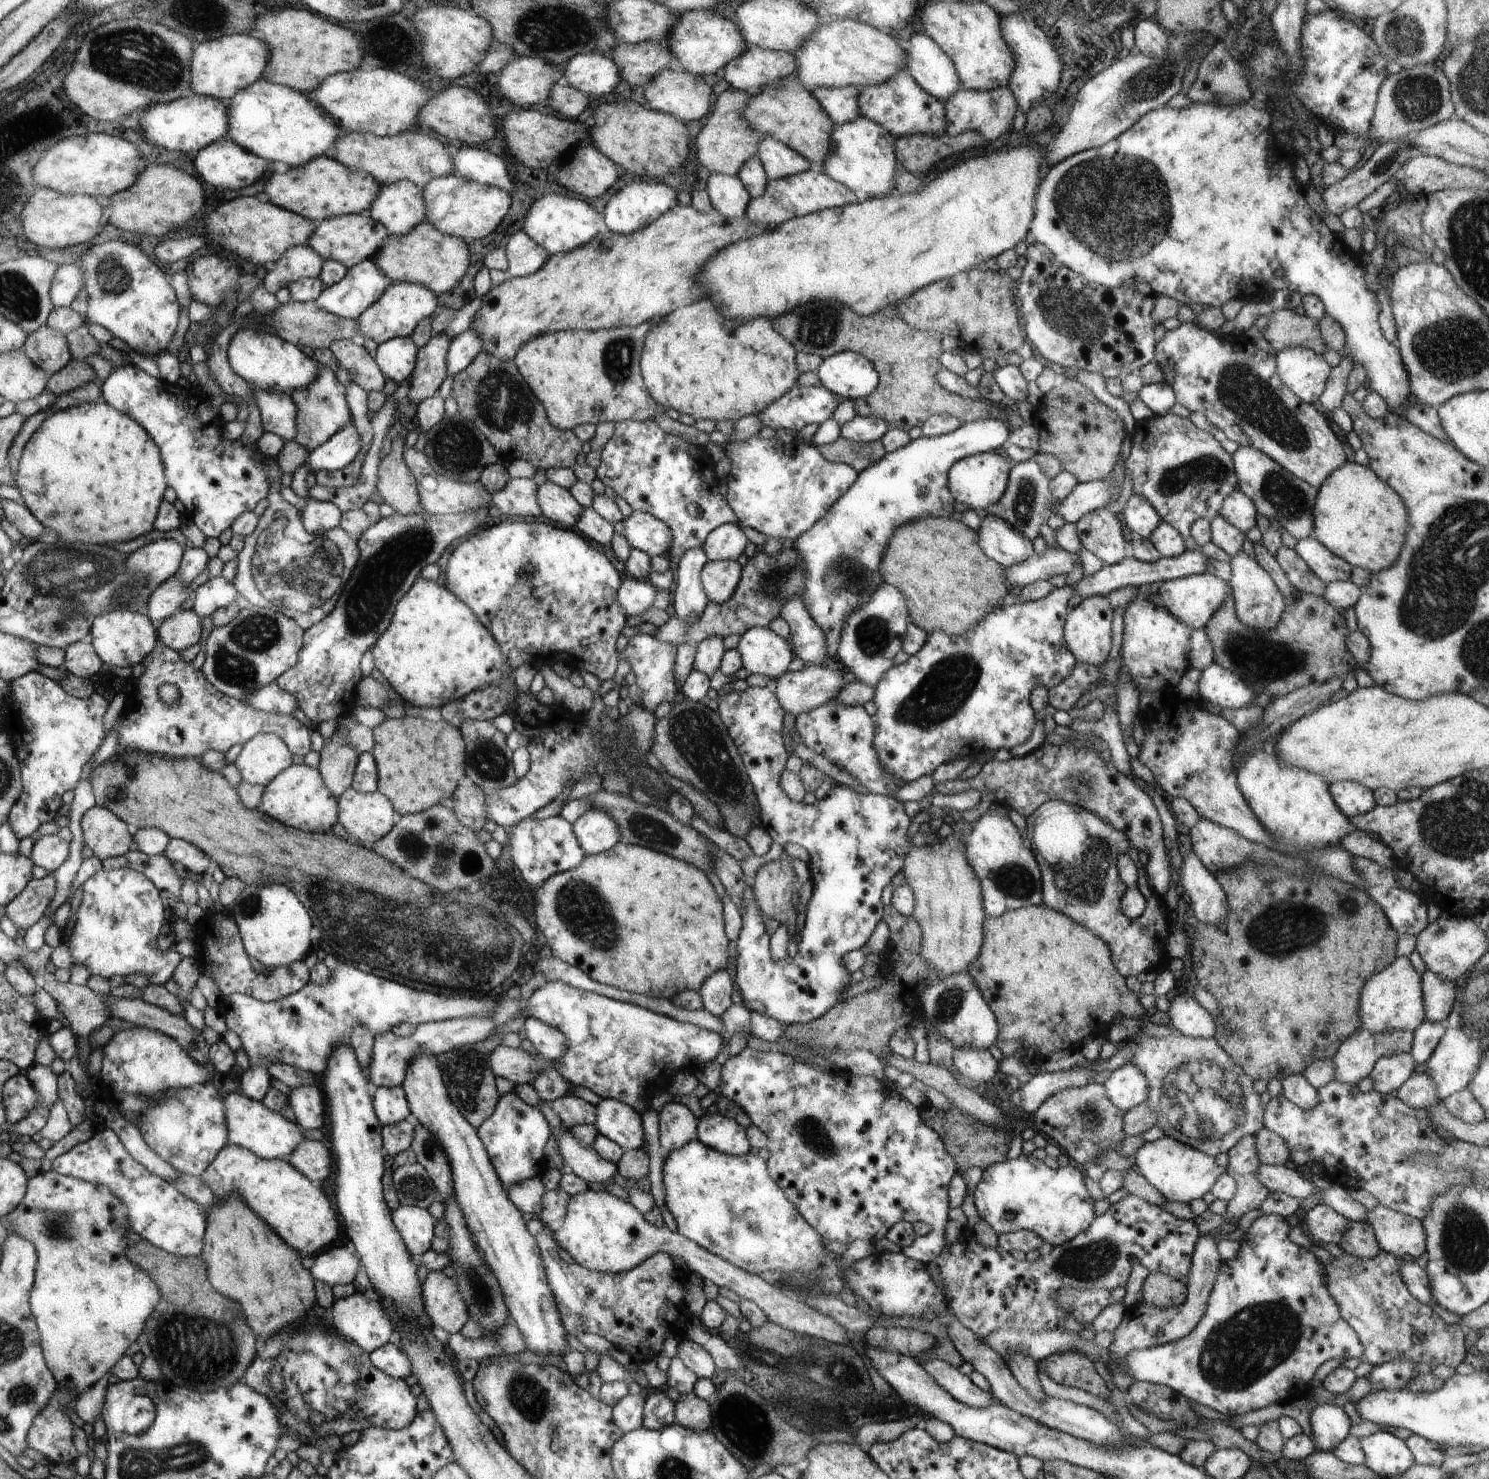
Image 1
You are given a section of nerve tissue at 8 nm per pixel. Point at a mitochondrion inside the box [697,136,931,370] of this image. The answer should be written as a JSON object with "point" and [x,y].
{"point":[819,327]}

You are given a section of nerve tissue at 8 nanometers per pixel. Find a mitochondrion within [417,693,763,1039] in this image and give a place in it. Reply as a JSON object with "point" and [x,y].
{"point":[698,739]}

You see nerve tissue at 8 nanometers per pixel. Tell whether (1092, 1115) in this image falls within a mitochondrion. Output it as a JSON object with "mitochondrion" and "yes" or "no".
{"mitochondrion":"yes"}

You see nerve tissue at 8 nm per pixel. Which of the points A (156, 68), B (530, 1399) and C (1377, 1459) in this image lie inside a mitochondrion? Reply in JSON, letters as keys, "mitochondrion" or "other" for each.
{"A":"mitochondrion","B":"mitochondrion","C":"other"}

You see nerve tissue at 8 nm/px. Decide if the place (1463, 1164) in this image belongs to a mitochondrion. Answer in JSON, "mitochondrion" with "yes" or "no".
{"mitochondrion":"yes"}

